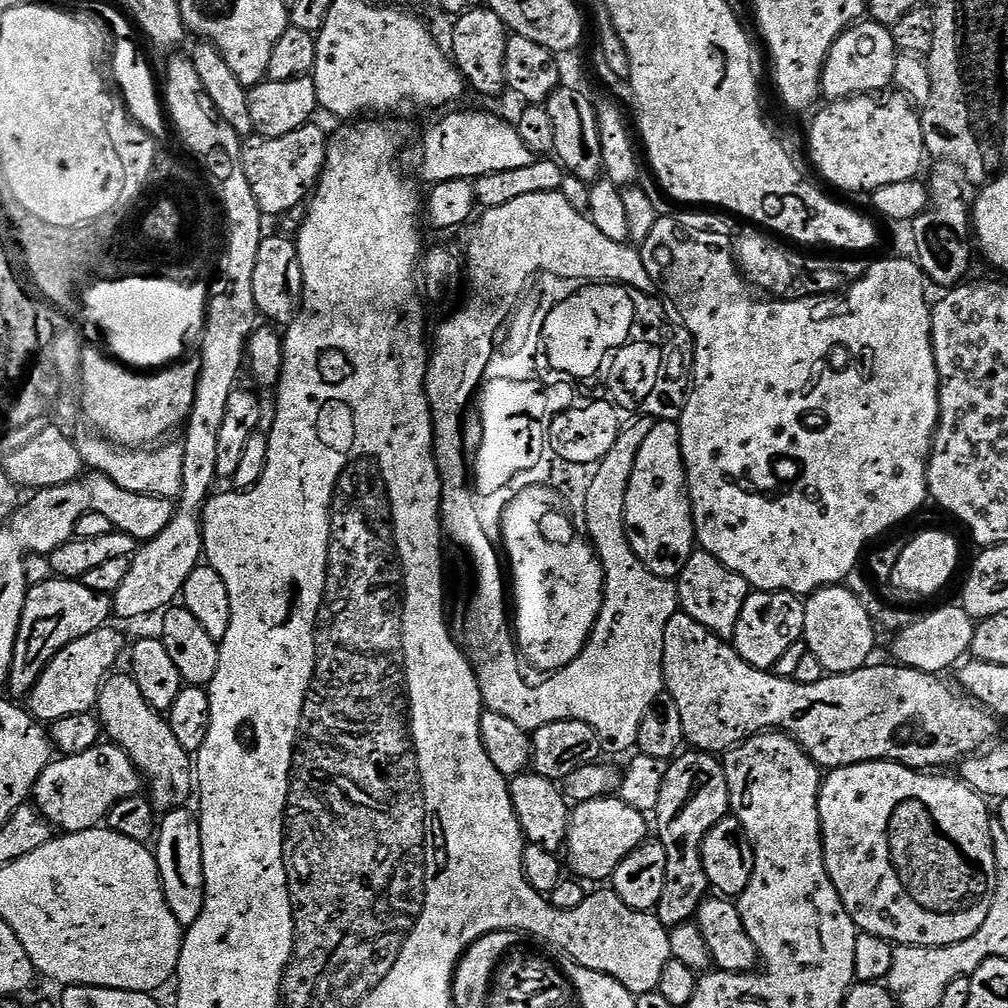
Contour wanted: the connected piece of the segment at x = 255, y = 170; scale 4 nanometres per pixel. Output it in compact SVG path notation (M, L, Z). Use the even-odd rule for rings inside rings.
M310 122L294 130L294 134L282 134L282 138L252 134L241 143L242 170L246 170L246 182L250 182L250 191L261 214L271 218L292 212L311 197L328 157L328 141L329 137L324 136L316 122Z

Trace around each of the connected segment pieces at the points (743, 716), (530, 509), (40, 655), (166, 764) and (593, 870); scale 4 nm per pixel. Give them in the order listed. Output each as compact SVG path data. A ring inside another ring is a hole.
M677 610L670 618L670 622L666 622L666 634L664 635L664 687L666 695L674 698L674 703L678 705L678 710L682 714L684 739L693 749L713 754L723 754L728 749L735 748L736 745L749 740L750 737L760 735L761 732L779 730L788 733L792 739L797 740L803 746L804 752L822 770L845 768L846 766L854 766L871 760L894 760L897 764L904 764L907 768L936 770L939 769L936 768L939 764L953 763L952 765L955 765L964 757L979 753L981 749L991 745L997 739L997 737L995 738L996 724L998 725L997 717L993 716L988 709L976 703L971 696L965 694L959 687L953 686L951 688L944 681L944 678L941 678L937 673L923 672L917 668L905 668L904 665L895 662L889 662L889 664L876 663L869 663L867 666L854 670L850 674L838 674L837 676L826 674L818 682L799 684L795 678L788 679L777 676L772 670L750 666L750 662L746 662L741 658L729 641L722 639L721 636L716 636L710 630L706 630L706 626L694 622L694 618L687 616L683 610Z
M542 491L527 492L512 505L512 511L503 511L499 524L506 530L502 548L504 544L510 565L516 646L527 663L529 660L538 671L544 672L540 674L551 674L574 662L592 637L604 605L604 565L600 560L592 560L588 548L551 548L540 540L536 520L544 512L545 499Z
M53 578L29 587L12 655L7 687L27 697L44 668L72 640L86 638L113 619L112 596L90 590L79 579Z
M109 675L100 687L100 697L96 700L95 711L102 725L102 732L111 743L120 747L134 762L146 784L146 792L157 813L172 812L175 808L183 808L194 796L194 760L174 738L174 730L170 730L167 719L155 712L142 698L142 690L138 690L138 682L131 675Z
M608 794L603 798L594 800L584 800L580 805L573 807L570 812L568 821L568 835L566 837L566 849L568 848L568 860L566 856L566 864L569 869L572 868L577 877L581 881L588 880L604 880L611 881L614 870L626 859L638 845L645 843L650 836L650 820L647 815L638 810L634 810L634 806L630 806L625 800L617 798L615 795Z

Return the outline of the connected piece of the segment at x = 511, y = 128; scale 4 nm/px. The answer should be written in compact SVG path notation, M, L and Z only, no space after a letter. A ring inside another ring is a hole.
M452 112L433 128L426 129L420 140L419 179L424 179L428 186L450 182L450 178L475 182L479 176L530 166L533 158L531 146L522 142L522 134L518 134L515 123L508 121L507 124L492 112Z

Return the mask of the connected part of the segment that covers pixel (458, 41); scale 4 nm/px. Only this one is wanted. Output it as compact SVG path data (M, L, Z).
M487 6L472 8L466 14L455 17L452 28L452 48L450 55L456 69L464 76L465 85L480 96L496 96L505 91L506 80L506 46L510 35L508 28Z

